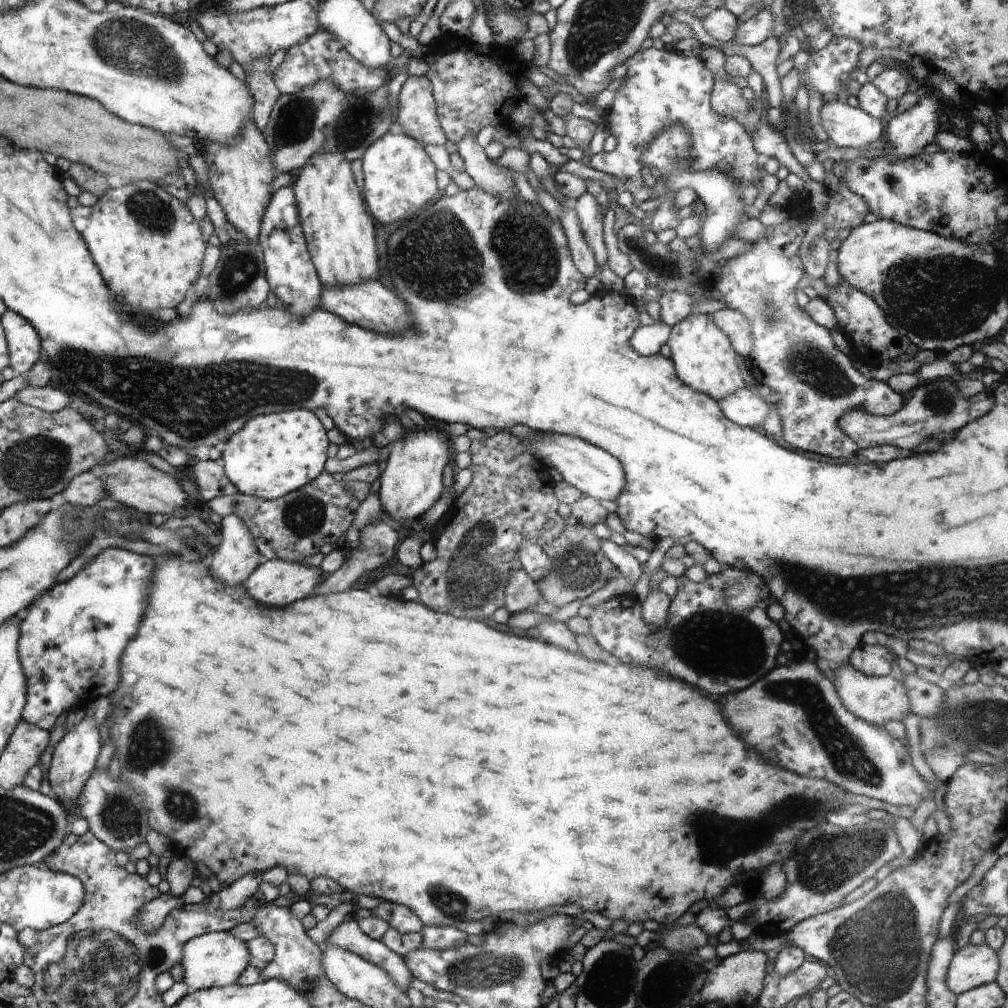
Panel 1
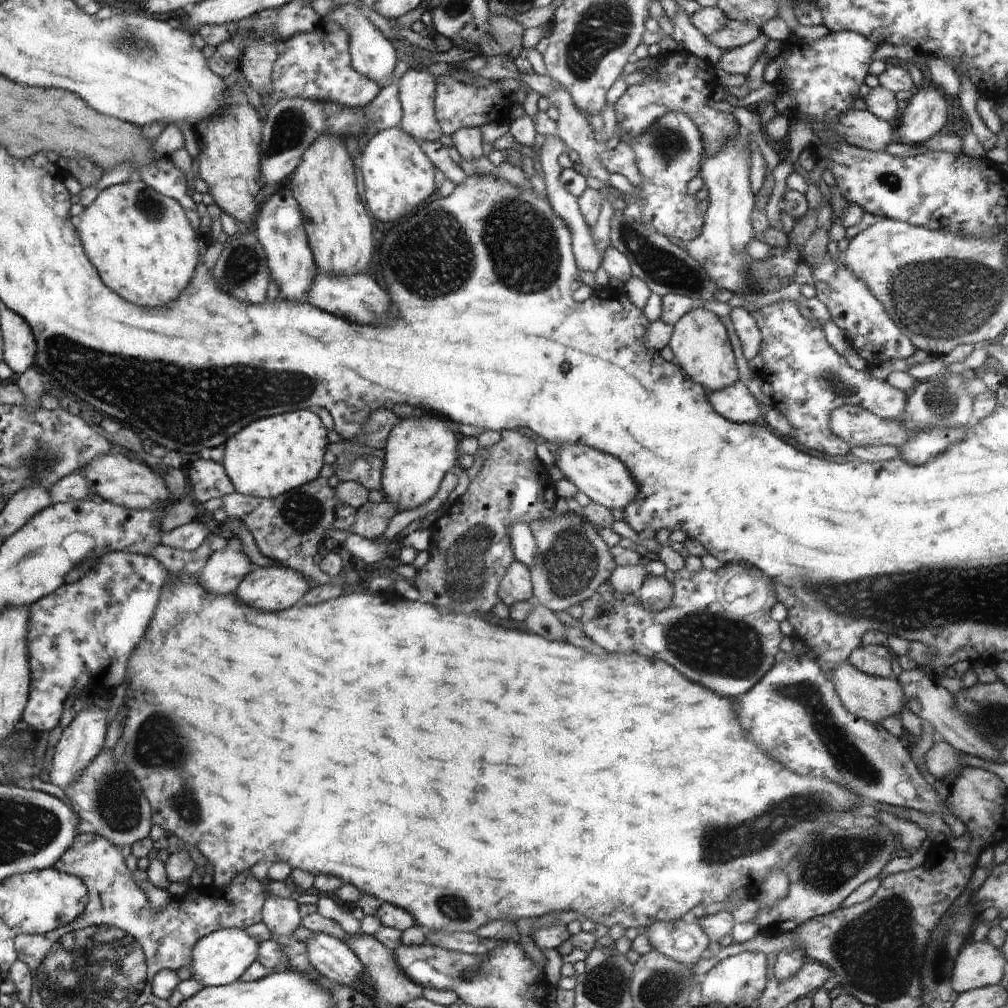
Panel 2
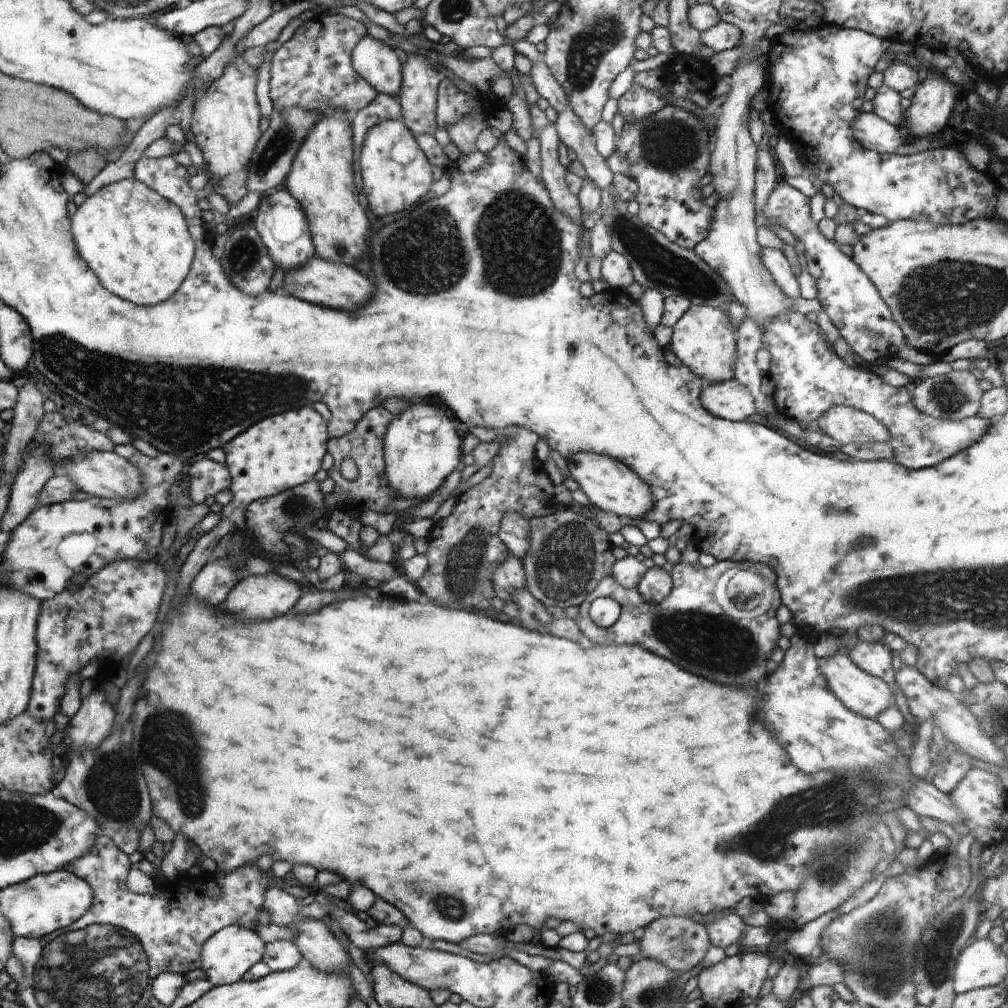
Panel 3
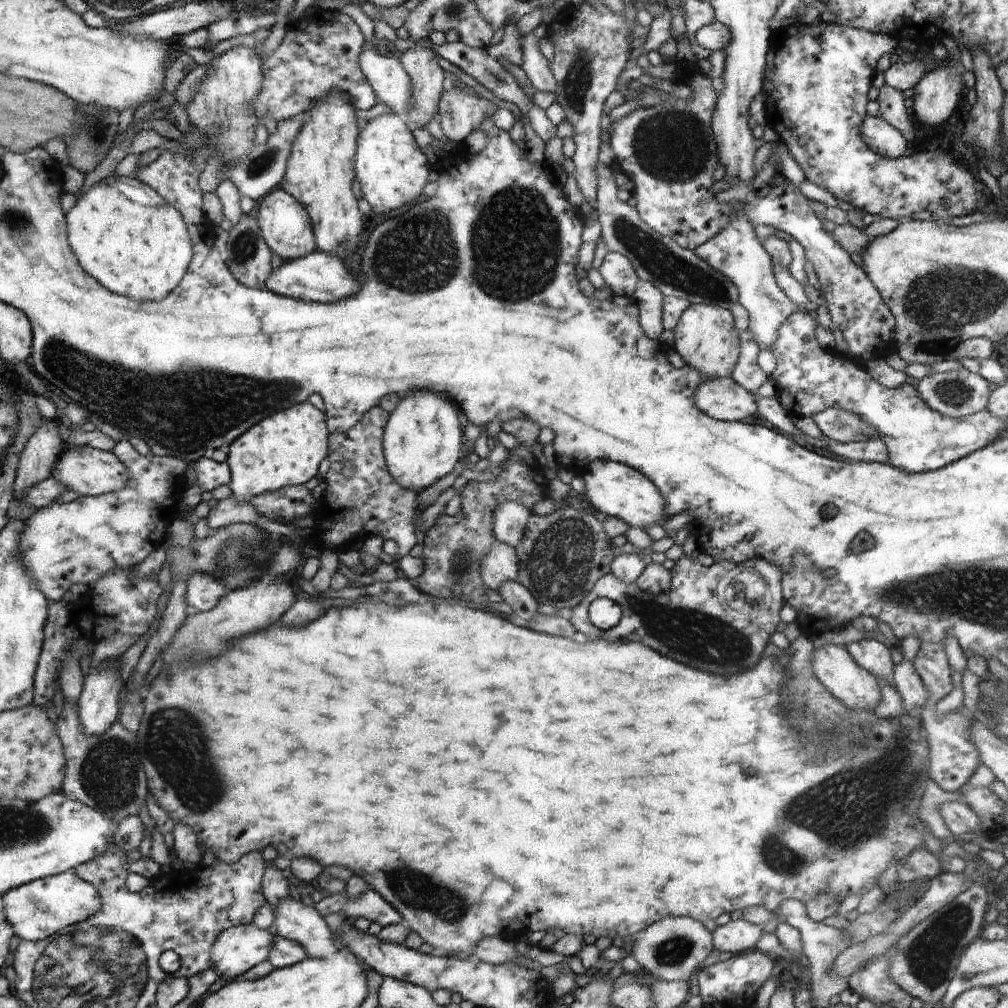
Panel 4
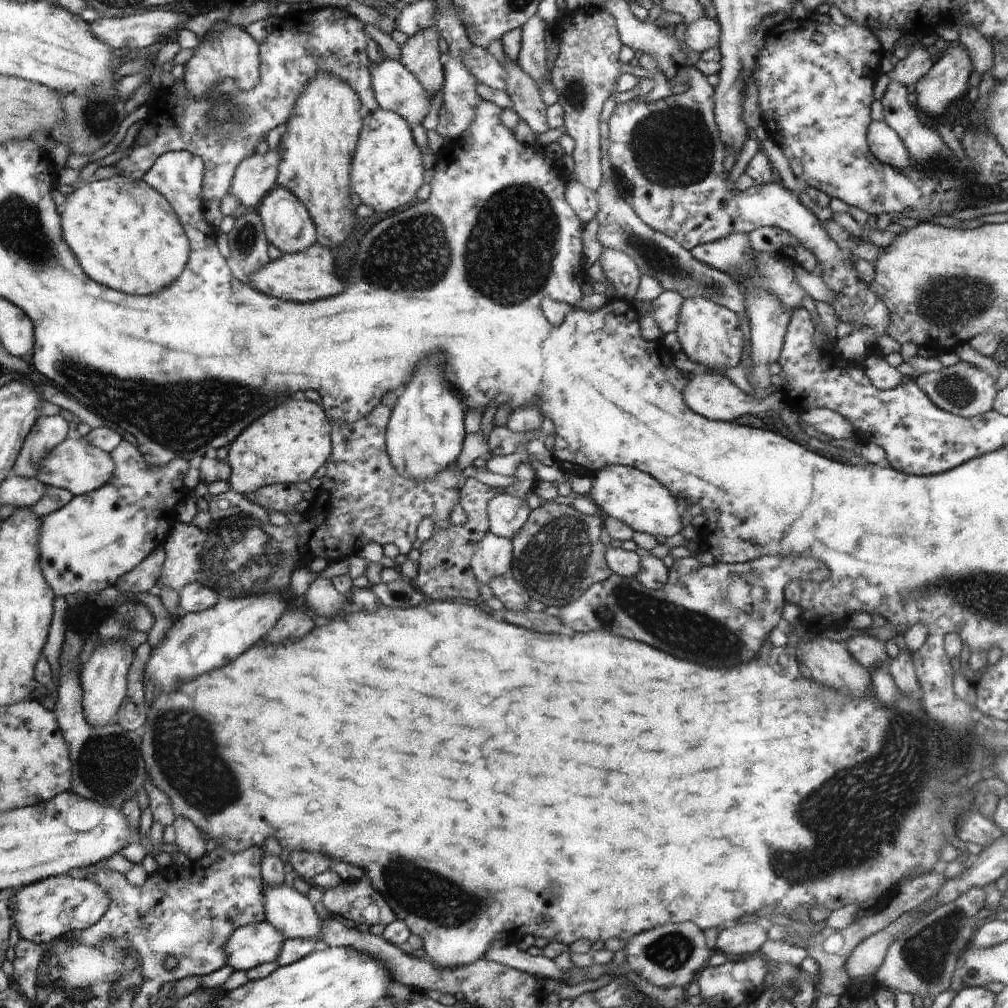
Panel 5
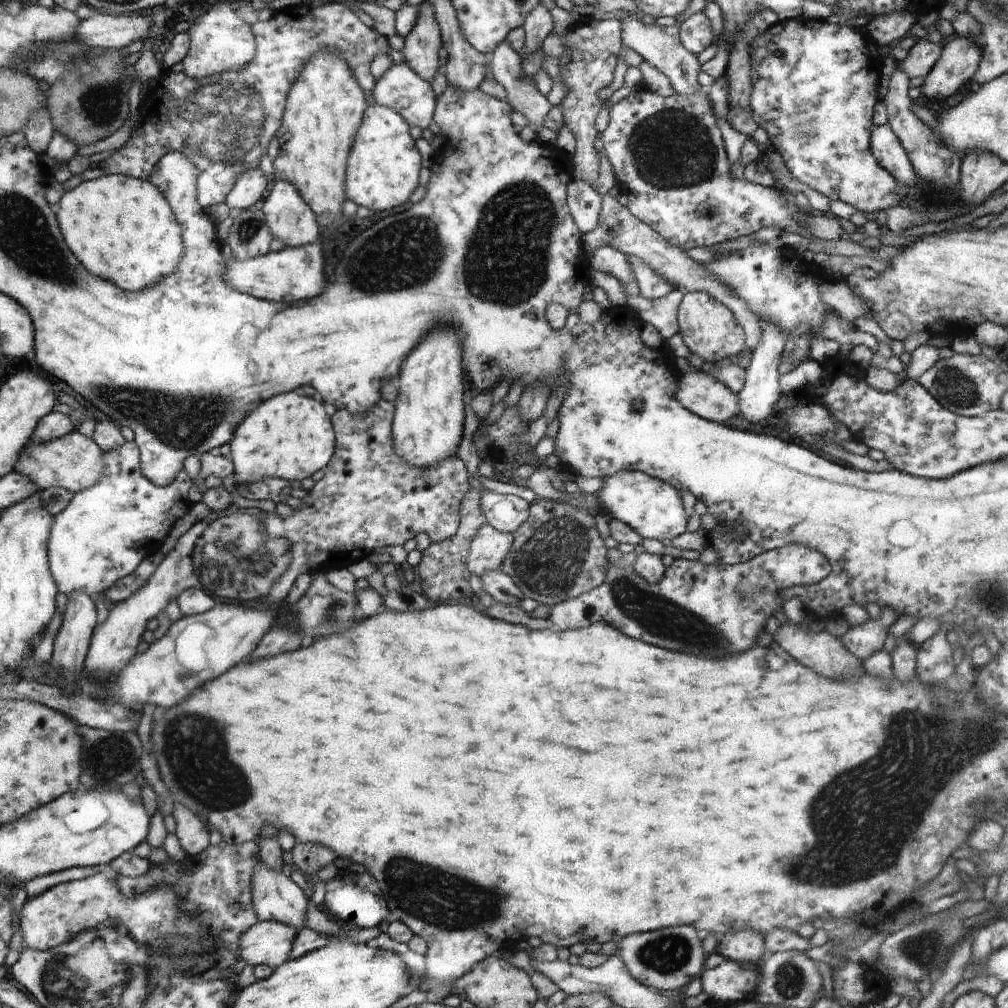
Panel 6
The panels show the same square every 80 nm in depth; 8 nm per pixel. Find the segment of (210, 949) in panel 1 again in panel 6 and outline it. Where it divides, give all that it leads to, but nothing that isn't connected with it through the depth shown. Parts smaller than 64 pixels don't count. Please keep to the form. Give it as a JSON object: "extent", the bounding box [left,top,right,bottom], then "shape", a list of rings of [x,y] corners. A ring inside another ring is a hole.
{"extent":[240,920,297,968],"shape":[[[259,920],[242,934],[240,960],[253,967],[266,965],[276,968],[290,959],[297,932],[278,921]]]}

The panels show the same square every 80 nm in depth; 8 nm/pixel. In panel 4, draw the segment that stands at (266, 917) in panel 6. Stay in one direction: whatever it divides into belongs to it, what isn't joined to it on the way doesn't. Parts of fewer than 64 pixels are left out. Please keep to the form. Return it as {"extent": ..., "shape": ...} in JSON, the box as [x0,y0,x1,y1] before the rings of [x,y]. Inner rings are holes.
{"extent":[272,897,340,959],"shape":[[[292,897],[282,901],[274,912],[275,921],[272,925],[274,934],[283,936],[291,941],[297,942],[304,947],[305,953],[311,959],[326,959],[334,957],[340,949],[338,940],[333,937],[333,932],[328,929],[322,916],[312,906],[304,906],[302,902],[297,902]]]}

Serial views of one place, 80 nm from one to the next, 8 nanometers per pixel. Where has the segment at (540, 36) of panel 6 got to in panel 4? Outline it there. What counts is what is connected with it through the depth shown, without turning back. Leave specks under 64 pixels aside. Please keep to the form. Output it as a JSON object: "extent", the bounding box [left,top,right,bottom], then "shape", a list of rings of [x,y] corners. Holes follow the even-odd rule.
{"extent":[521,33,557,93],"shape":[[[528,33],[521,39],[523,52],[522,70],[526,72],[532,86],[543,93],[556,92],[557,82],[554,78],[549,60],[540,53],[538,48],[539,40]]]}

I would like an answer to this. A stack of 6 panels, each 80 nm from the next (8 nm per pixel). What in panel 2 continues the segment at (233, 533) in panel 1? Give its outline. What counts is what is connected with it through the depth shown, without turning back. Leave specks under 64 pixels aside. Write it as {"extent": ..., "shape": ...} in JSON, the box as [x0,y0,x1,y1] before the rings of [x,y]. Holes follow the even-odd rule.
{"extent":[197,537,254,594],"shape":[[[227,537],[225,548],[212,551],[211,555],[197,570],[199,583],[212,594],[234,594],[244,577],[252,572],[254,563],[243,551],[241,540]]]}

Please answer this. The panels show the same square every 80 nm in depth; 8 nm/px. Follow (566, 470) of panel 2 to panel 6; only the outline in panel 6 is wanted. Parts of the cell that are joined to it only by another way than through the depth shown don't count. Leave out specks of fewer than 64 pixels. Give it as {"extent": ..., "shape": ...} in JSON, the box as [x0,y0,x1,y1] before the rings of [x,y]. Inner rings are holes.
{"extent":[595,471,689,542],"shape":[[[620,471],[606,477],[595,497],[598,503],[604,504],[608,517],[627,524],[641,537],[662,542],[662,540],[672,540],[686,531],[689,518],[684,511],[680,492],[671,484],[642,471]]]}

